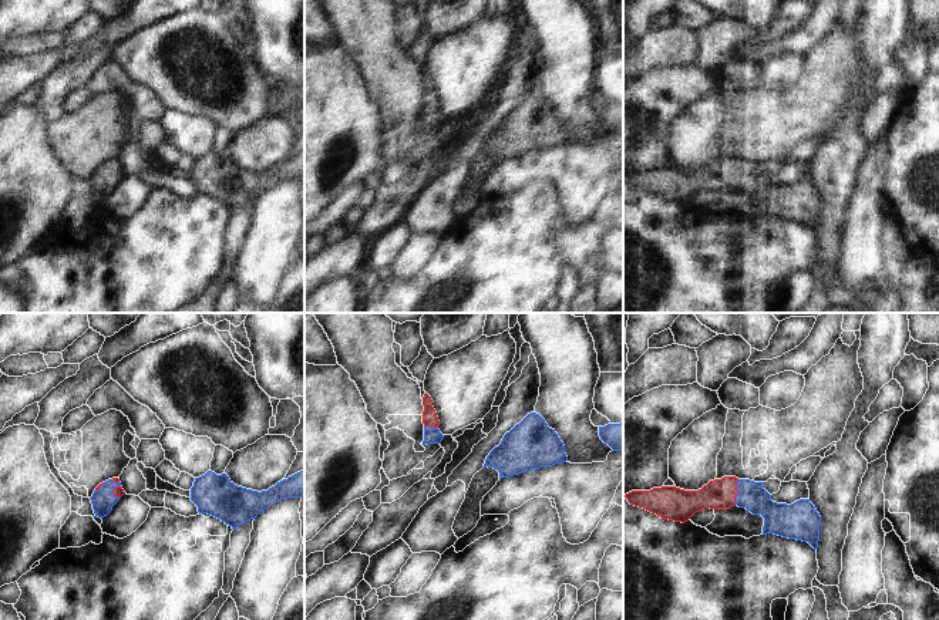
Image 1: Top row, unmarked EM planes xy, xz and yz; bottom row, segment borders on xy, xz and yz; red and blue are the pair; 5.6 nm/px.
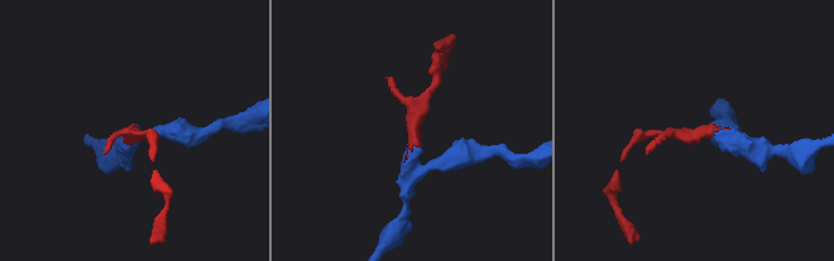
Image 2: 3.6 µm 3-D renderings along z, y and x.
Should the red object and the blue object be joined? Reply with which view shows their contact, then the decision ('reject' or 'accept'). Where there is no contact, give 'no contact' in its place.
contact in yz; accept

